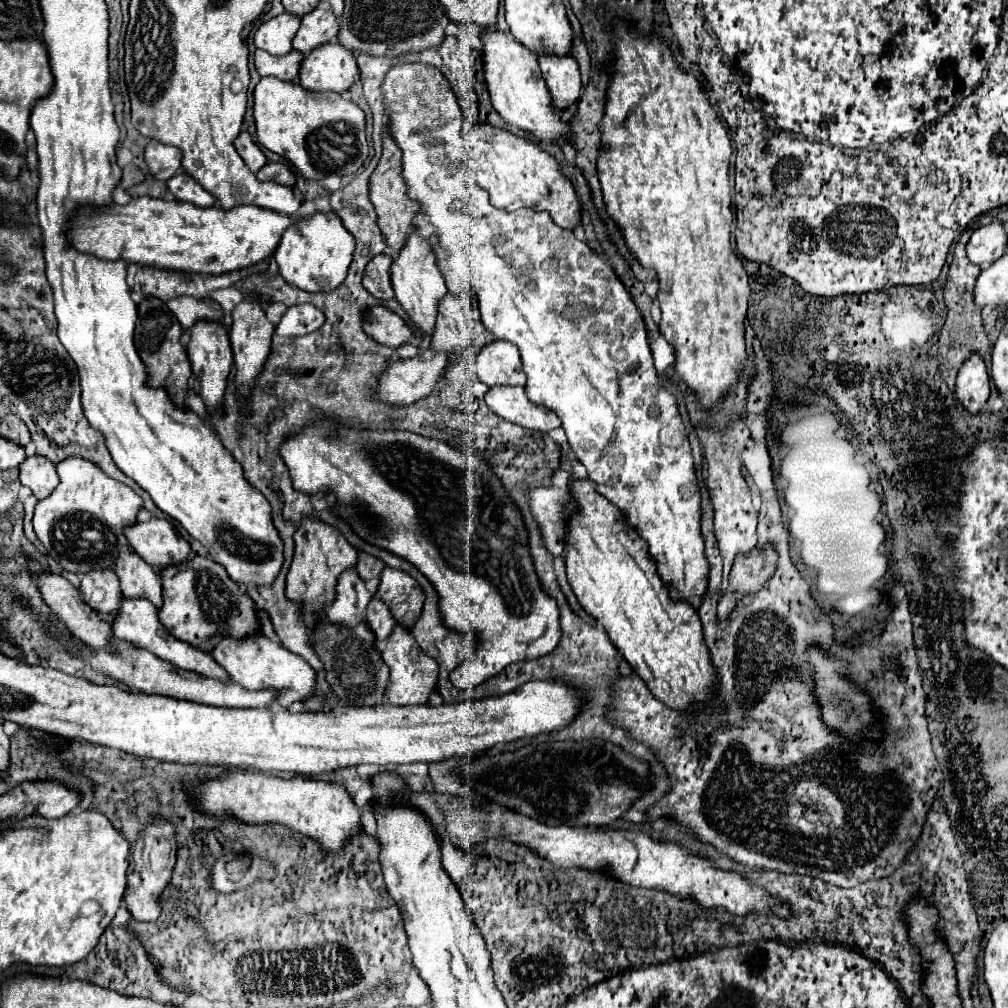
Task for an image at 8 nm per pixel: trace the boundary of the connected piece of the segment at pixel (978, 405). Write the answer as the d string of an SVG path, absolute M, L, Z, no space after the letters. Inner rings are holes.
M975 354L965 360L963 368L957 374L955 396L967 412L977 414L987 404L989 392L991 392L991 384L989 384L985 362Z

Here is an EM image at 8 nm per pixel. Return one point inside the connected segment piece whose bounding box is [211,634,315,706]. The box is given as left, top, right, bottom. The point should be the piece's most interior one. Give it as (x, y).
(255, 661)

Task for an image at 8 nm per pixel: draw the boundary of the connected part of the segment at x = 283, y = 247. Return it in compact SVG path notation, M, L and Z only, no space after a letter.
M315 212L299 218L283 232L279 248L275 250L275 260L279 264L279 274L289 284L307 292L329 292L345 280L353 250L355 238L347 232L341 218L335 212Z

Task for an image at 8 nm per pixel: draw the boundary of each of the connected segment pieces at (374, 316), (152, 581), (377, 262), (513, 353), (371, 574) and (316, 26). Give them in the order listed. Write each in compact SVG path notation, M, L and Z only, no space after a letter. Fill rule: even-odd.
M371 306L365 312L365 324L367 326L363 326L363 330L367 336L393 350L405 344L411 336L411 330L405 326L405 322L385 306Z
M127 546L119 548L113 570L121 582L123 596L127 596L127 598L149 598L159 608L159 604L161 604L159 574L137 552L133 552Z
M377 254L365 268L363 276L363 286L367 292L371 292L375 298L387 300L393 298L393 286L391 286L391 256L387 254Z
M493 340L485 344L479 354L475 356L475 374L477 378L487 384L509 384L509 386L523 386L525 376L519 368L519 350L515 344L507 344L501 340Z
M359 550L359 558L357 558L357 566L355 566L355 570L359 572L359 576L361 576L363 580L373 580L373 578L379 578L383 568L385 568L383 560L375 558L373 554L367 554L367 552Z
M315 8L307 16L303 16L301 28L297 30L297 34L293 38L293 48L307 54L307 52L311 52L311 48L315 48L319 44L335 42L337 32L339 32L339 24L337 24L333 12Z

